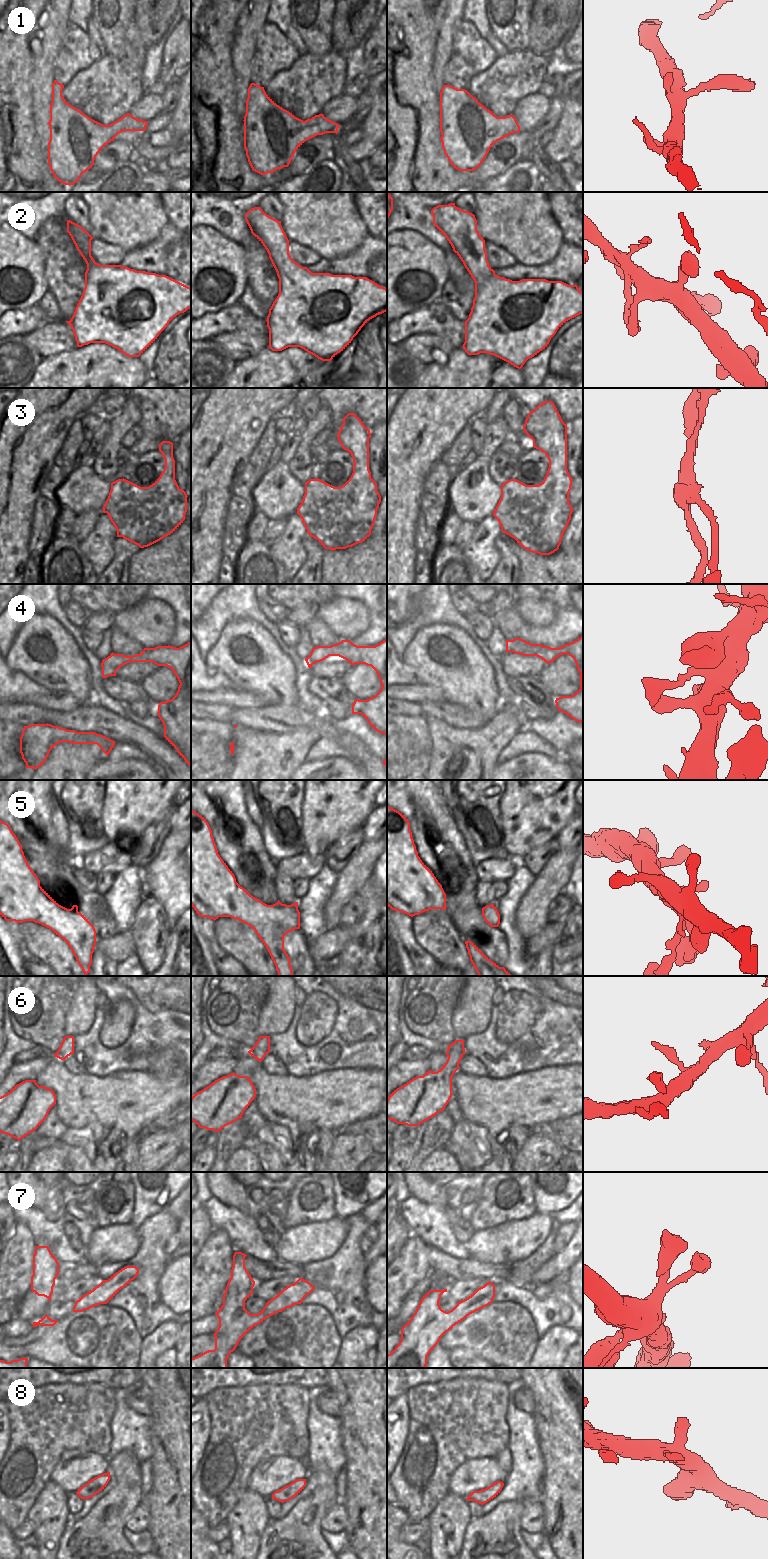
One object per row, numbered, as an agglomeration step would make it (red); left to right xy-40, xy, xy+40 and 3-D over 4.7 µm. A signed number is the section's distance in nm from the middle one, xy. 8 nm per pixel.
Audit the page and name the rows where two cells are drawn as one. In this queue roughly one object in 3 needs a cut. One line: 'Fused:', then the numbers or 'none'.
Fused: 3

